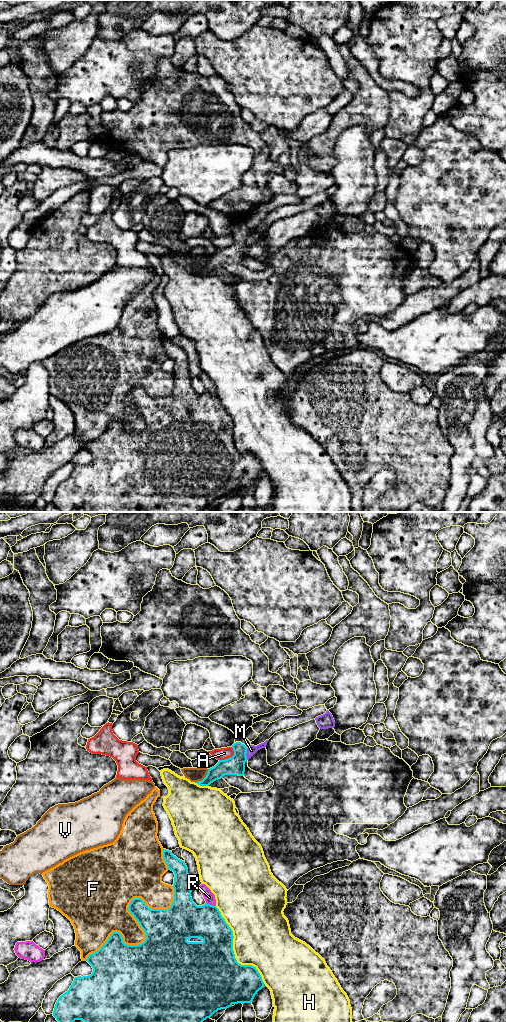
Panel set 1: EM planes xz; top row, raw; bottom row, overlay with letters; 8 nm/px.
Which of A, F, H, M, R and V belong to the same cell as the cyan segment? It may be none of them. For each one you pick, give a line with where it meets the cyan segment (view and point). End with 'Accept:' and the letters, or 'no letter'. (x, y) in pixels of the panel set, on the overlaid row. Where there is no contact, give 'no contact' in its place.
Accept: no letter

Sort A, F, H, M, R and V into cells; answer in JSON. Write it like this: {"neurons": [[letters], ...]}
{"neurons": [["A"], ["F"], ["H"], ["M"], ["R"], ["V"]]}

